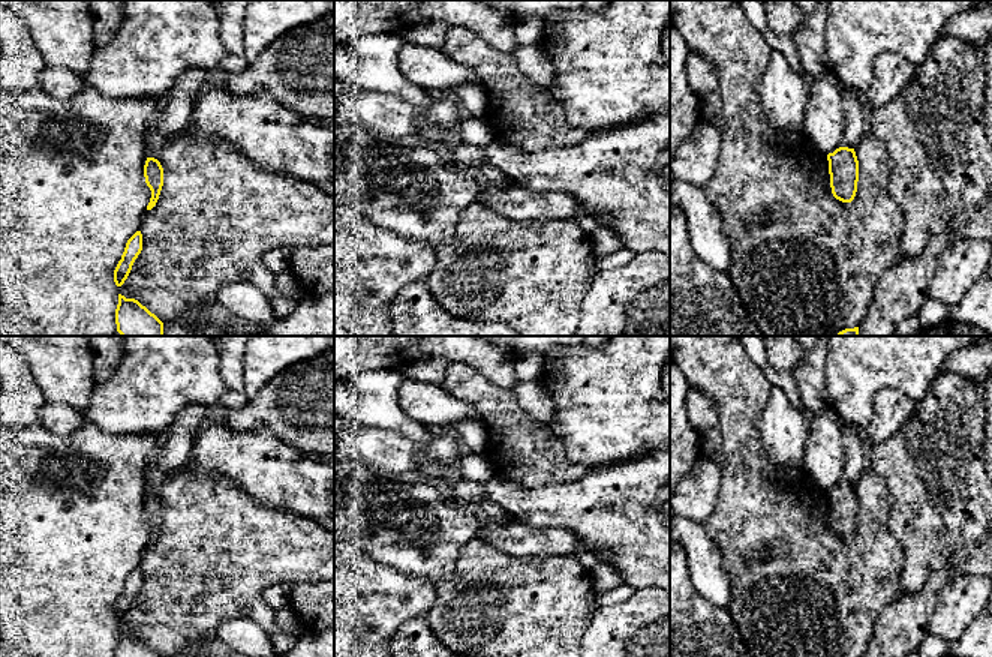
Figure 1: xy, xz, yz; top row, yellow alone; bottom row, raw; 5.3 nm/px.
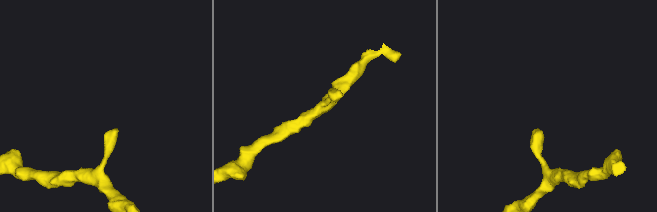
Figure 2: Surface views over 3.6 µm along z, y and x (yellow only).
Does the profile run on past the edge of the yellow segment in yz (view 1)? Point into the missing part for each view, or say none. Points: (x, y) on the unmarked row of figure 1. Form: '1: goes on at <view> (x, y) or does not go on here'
1: does not go on here

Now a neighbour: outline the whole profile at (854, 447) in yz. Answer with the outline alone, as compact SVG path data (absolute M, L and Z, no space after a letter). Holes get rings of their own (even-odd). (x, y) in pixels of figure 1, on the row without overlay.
M841 423L841 434L845 454L842 483L856 484L860 476L868 470L868 446L863 430L851 423Z

